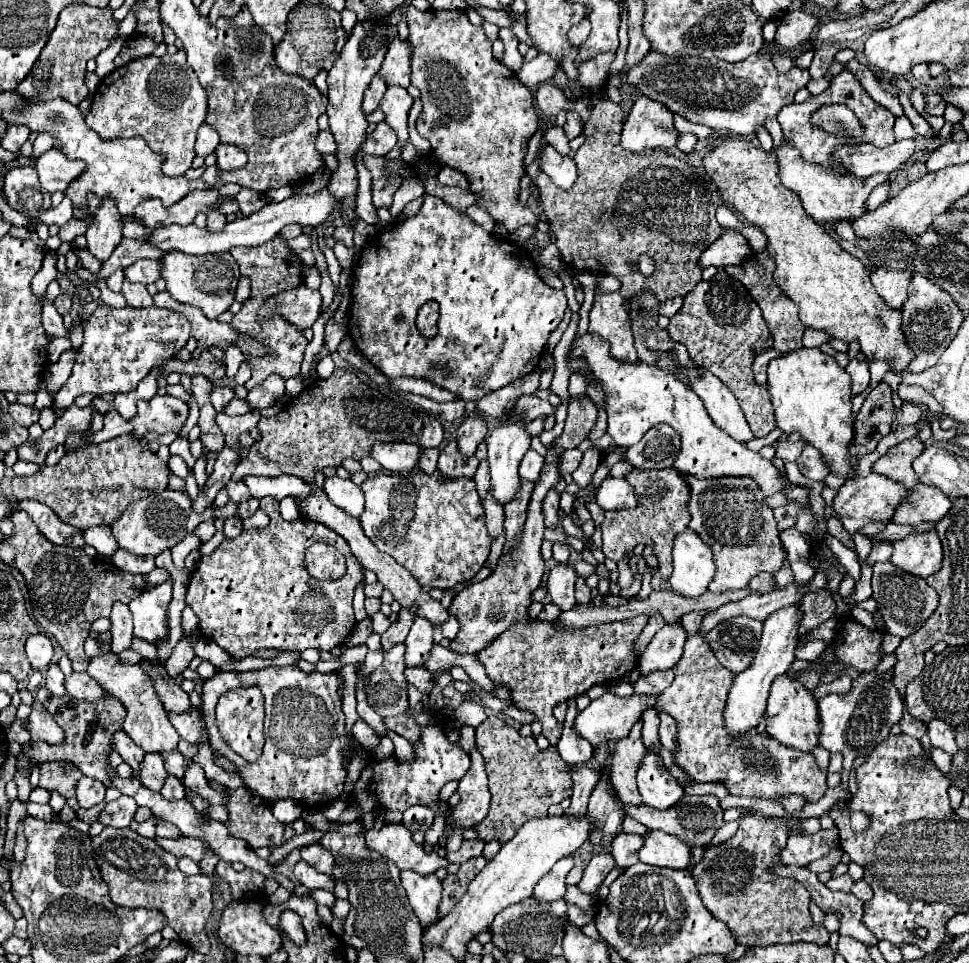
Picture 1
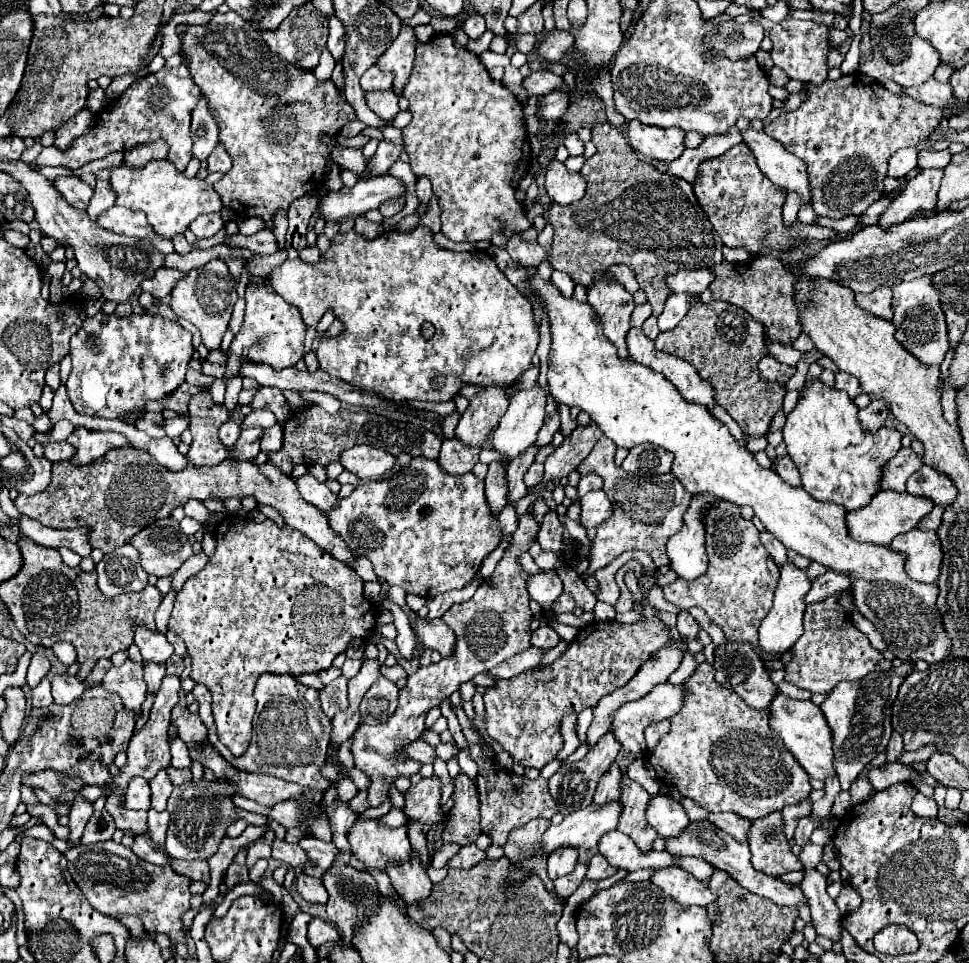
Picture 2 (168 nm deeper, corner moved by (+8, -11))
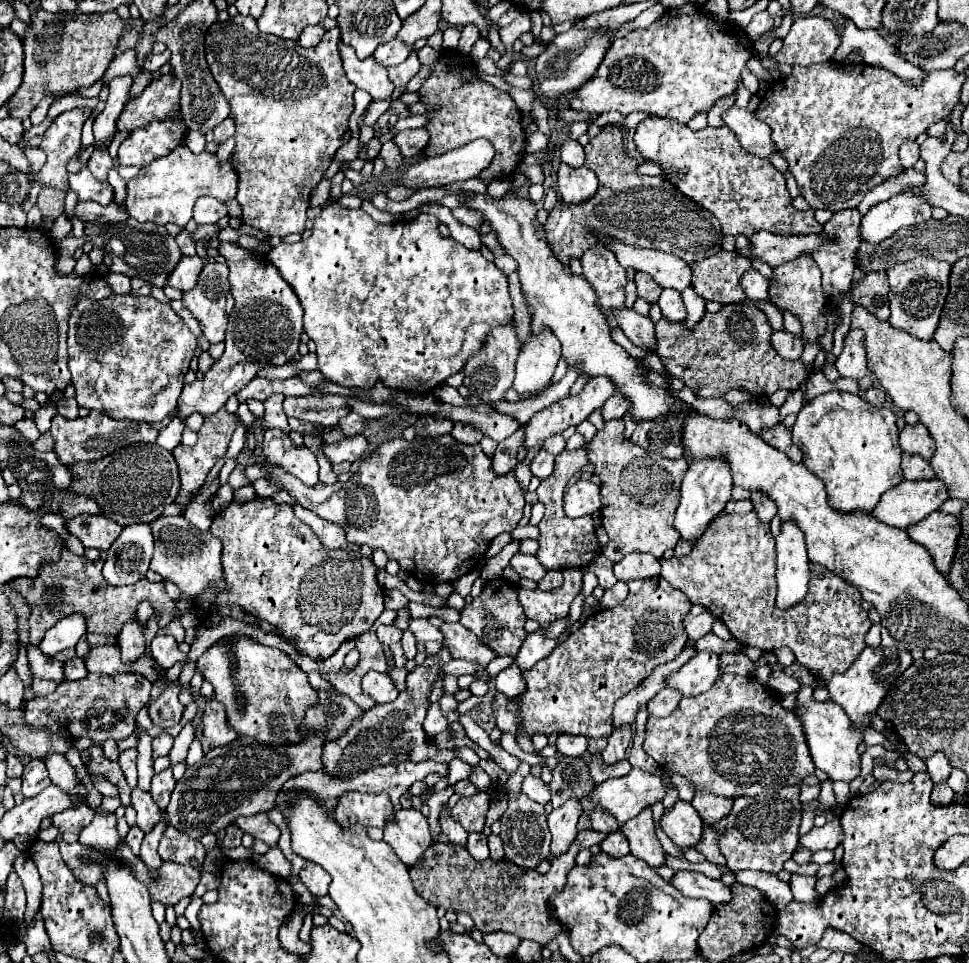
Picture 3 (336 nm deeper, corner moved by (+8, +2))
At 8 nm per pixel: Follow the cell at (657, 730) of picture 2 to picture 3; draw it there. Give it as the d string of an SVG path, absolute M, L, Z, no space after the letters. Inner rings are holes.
M662 689L648 703L648 713L654 715L654 717L666 717L666 715L670 715L676 709L680 699L682 699L682 693L676 693L676 689Z

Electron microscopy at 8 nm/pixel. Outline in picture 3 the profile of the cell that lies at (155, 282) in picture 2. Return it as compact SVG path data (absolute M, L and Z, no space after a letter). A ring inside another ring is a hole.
M194 255L194 257L182 257L182 261L178 263L178 267L168 277L168 285L176 287L176 289L182 289L182 291L194 289L202 267L204 267L204 261L200 265L200 257L198 255Z

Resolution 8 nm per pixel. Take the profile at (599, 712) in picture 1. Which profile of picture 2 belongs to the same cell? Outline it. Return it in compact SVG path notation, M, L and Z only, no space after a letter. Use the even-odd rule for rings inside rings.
M664 682L662 686L656 686L650 694L646 694L644 698L636 700L636 702L628 702L624 706L620 706L614 714L612 714L612 724L610 730L612 734L616 734L616 740L622 744L622 748L626 748L634 758L644 756L646 752L646 742L644 742L644 728L648 728L650 724L656 724L664 718L670 718L672 714L676 714L682 706L682 688L680 686L672 686L668 682Z

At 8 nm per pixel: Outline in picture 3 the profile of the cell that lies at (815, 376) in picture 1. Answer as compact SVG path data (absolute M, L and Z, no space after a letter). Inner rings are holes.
M830 391L808 401L796 417L792 441L804 453L802 463L824 481L828 503L842 513L872 511L880 497L902 479L896 417L886 407L874 407L852 393Z

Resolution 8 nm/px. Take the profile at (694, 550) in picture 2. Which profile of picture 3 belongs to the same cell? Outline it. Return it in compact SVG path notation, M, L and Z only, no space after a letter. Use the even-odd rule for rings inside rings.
M704 457L704 459L692 459L690 467L682 481L682 497L680 507L676 511L674 527L680 531L682 539L698 539L704 535L708 523L726 507L730 501L732 491L732 471L724 457Z

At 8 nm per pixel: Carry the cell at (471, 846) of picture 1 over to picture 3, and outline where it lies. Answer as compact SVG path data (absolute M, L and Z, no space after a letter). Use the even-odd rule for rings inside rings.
M470 833L468 835L468 853L476 859L476 861L486 861L488 859L488 841L484 833Z

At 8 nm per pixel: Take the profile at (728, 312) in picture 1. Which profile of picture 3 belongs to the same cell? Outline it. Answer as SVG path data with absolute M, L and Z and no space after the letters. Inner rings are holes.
M730 303L724 305L724 309L718 313L706 313L704 321L700 321L694 329L686 329L682 323L670 323L666 319L660 319L656 323L656 355L660 357L662 365L672 377L682 379L684 385L688 385L692 391L700 391L704 397L722 397L728 389L744 389L750 395L764 399L766 395L778 389L796 391L802 385L802 381L810 375L810 369L804 367L800 359L788 361L778 353L774 353L770 335L772 335L772 327L766 315L758 307L746 305L746 315L744 315L742 303Z

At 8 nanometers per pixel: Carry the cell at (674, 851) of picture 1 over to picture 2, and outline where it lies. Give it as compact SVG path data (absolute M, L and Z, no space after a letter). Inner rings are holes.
M680 866L658 868L650 880L684 906L708 906L716 900L716 896L700 880Z

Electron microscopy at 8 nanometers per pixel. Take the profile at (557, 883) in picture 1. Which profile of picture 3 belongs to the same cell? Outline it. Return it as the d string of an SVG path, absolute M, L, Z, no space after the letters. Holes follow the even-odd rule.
M568 799L560 809L548 815L548 827L552 833L552 855L562 855L568 851L576 837L576 823L580 817L580 799Z

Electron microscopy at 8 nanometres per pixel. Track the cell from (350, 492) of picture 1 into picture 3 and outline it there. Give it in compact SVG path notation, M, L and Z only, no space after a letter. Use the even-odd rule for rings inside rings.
M268 429L264 433L262 453L268 463L282 467L286 473L298 477L304 485L318 483L316 455L308 447L296 447L280 429Z

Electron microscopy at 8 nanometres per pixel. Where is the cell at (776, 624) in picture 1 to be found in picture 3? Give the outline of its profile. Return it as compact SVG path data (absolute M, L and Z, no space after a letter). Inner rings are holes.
M788 519L780 527L780 535L776 537L776 553L778 553L778 597L776 605L780 609L788 609L804 599L808 591L808 553L804 543L804 533L798 529L796 521Z

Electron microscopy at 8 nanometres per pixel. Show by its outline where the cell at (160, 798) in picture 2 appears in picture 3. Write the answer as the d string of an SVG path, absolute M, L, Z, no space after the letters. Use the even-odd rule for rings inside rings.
M168 767L166 771L154 775L150 795L152 795L152 799L156 801L156 805L158 805L160 809L166 809L166 807L168 807L170 793L172 793L174 785L176 785L176 781L174 781L174 777L172 777L172 769L170 769L170 767Z

